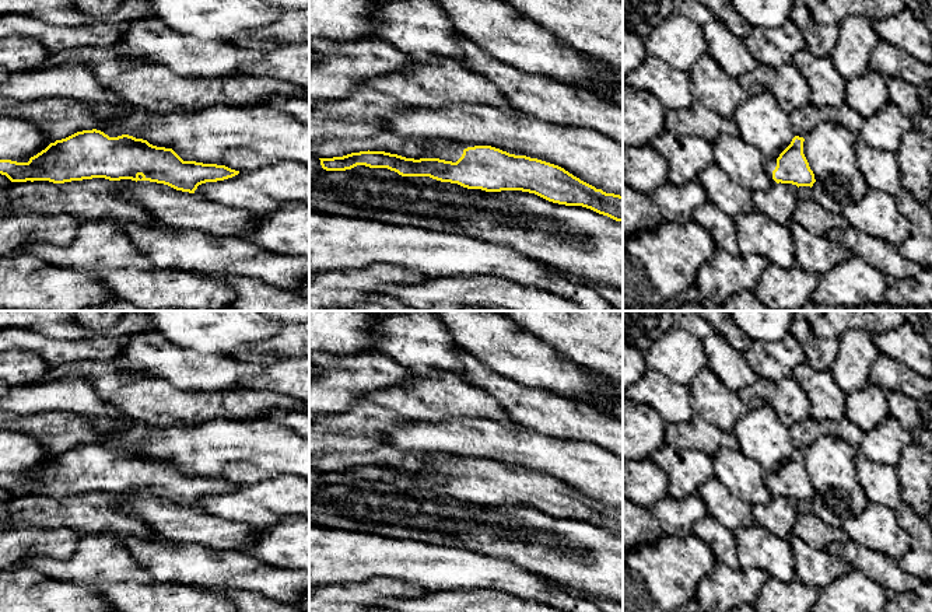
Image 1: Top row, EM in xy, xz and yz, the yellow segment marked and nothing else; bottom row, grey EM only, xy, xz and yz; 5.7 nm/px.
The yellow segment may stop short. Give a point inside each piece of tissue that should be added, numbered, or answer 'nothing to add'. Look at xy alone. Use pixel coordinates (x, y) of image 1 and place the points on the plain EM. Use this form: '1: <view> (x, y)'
nothing to add

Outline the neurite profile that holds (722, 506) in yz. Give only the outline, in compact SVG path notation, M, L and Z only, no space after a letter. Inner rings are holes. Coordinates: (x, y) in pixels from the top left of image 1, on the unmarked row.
M715 476L704 482L697 494L707 506L708 515L730 531L754 525L751 504L735 497Z

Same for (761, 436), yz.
M767 403L742 416L732 430L739 450L767 475L777 473L795 451L789 429Z

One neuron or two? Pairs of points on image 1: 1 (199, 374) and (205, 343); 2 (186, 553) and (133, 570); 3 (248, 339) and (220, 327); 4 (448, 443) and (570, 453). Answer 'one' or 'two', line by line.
1: two
2: two
3: one
4: one

